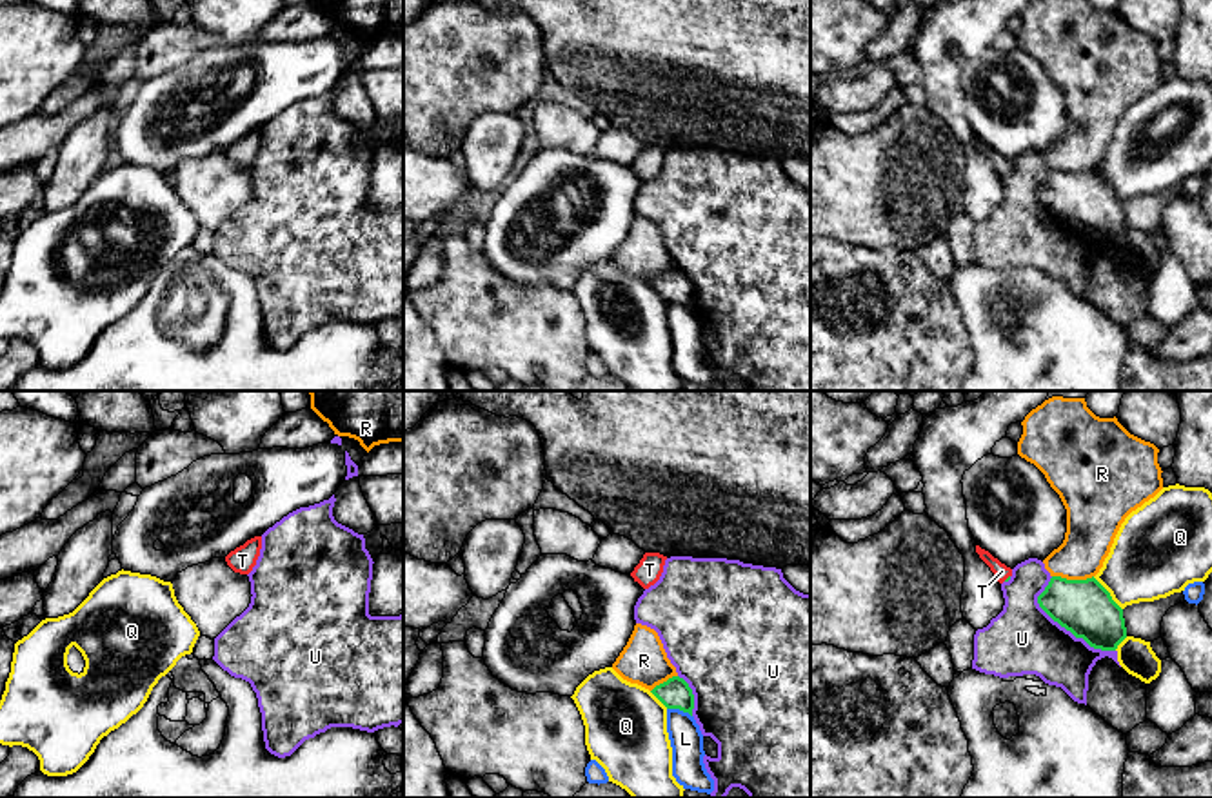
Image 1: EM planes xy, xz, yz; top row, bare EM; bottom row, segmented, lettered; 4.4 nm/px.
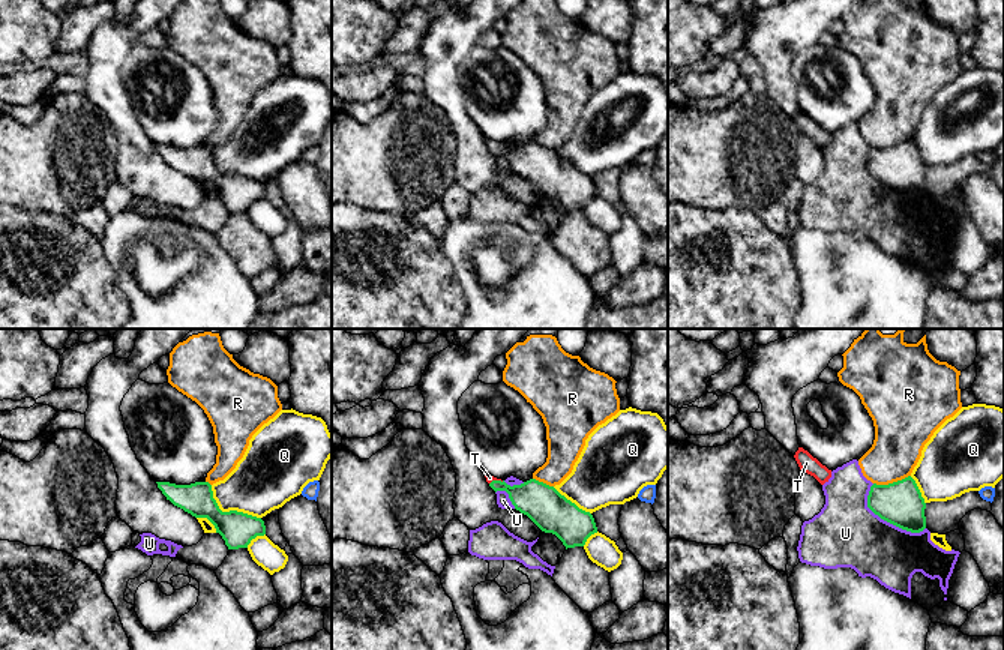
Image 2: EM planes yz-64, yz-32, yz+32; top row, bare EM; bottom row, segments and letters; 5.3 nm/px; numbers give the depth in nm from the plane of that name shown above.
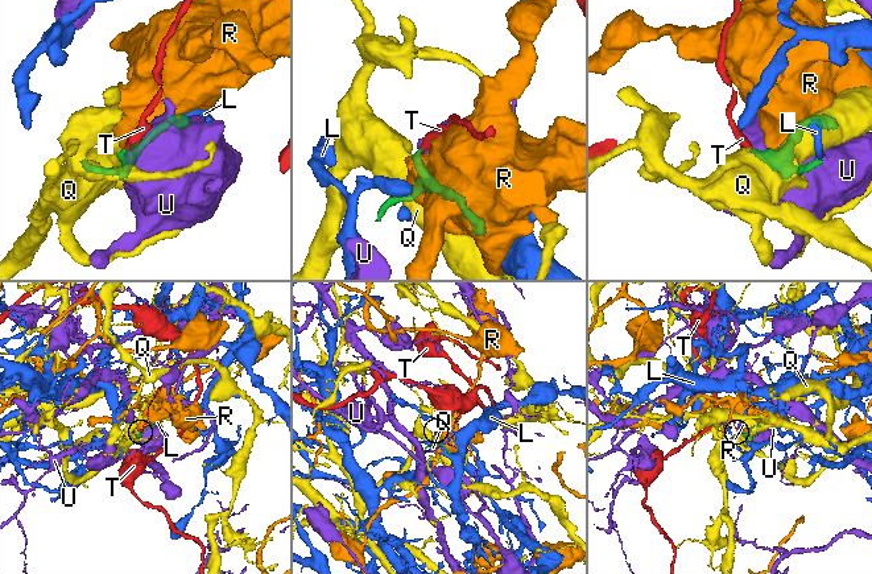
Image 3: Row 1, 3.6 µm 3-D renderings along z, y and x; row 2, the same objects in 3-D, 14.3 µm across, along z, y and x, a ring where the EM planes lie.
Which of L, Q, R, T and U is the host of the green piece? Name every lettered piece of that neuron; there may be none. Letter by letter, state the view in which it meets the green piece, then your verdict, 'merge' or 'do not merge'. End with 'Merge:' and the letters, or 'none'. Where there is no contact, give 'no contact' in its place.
L: xz | do not merge
Q: yz | do not merge
R: yz | do not merge
T: yz | merge
U: yz | do not merge
Merge: T

